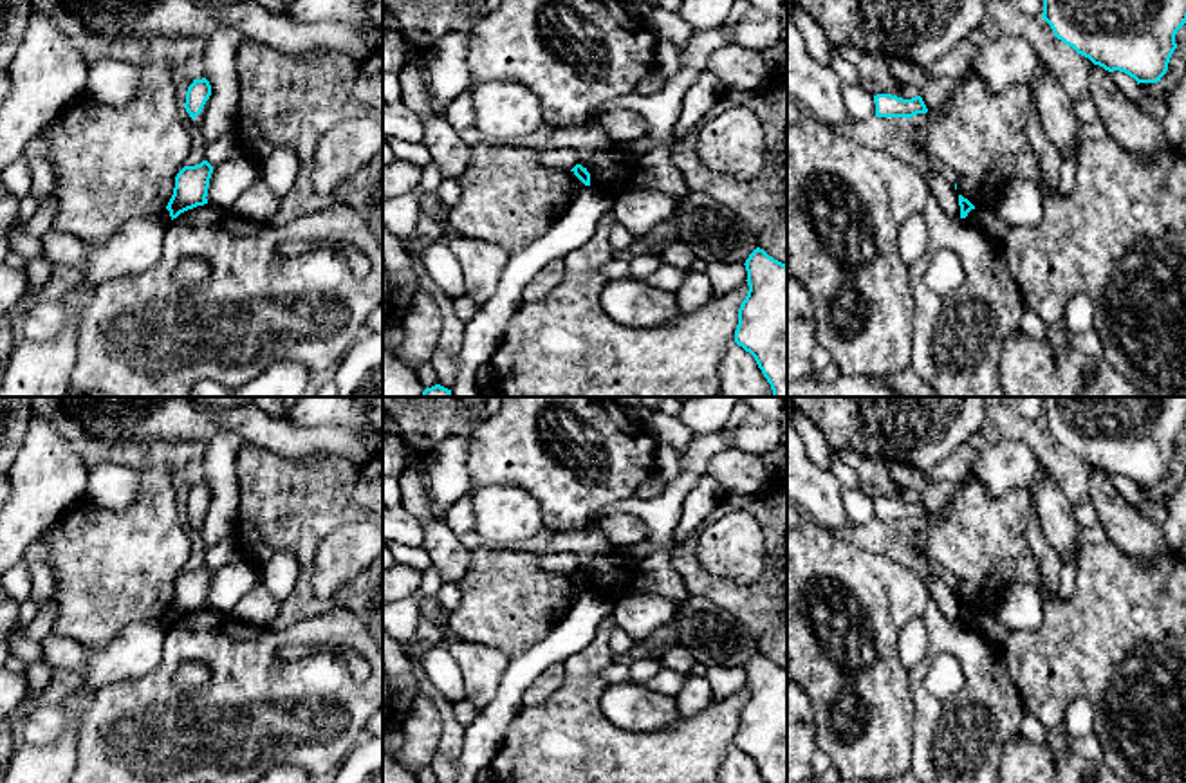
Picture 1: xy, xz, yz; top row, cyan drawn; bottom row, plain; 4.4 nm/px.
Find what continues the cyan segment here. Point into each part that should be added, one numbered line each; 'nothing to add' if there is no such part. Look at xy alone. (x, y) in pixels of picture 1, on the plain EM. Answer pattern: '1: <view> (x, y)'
nothing to add

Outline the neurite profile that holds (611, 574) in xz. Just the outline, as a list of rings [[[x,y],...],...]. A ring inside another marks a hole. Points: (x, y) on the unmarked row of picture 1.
[[[596,525],[578,532],[556,532],[552,552],[569,552],[579,557],[579,568],[590,577],[590,590],[617,599],[634,588],[637,567],[623,557],[621,547],[614,545]]]

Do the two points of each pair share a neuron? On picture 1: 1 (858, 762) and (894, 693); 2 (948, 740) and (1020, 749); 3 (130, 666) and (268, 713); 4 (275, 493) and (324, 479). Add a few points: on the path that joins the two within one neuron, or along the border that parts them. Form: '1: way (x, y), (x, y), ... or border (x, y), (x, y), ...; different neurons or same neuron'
1: way (860, 746), (870, 733), (878, 709); same neuron
2: border (1020, 735), (1004, 746), (999, 764); different neurons
3: border (166, 634), (163, 659), (152, 670), (109, 684); different neurons
4: way (287, 495), (307, 495), (311, 491); same neuron

